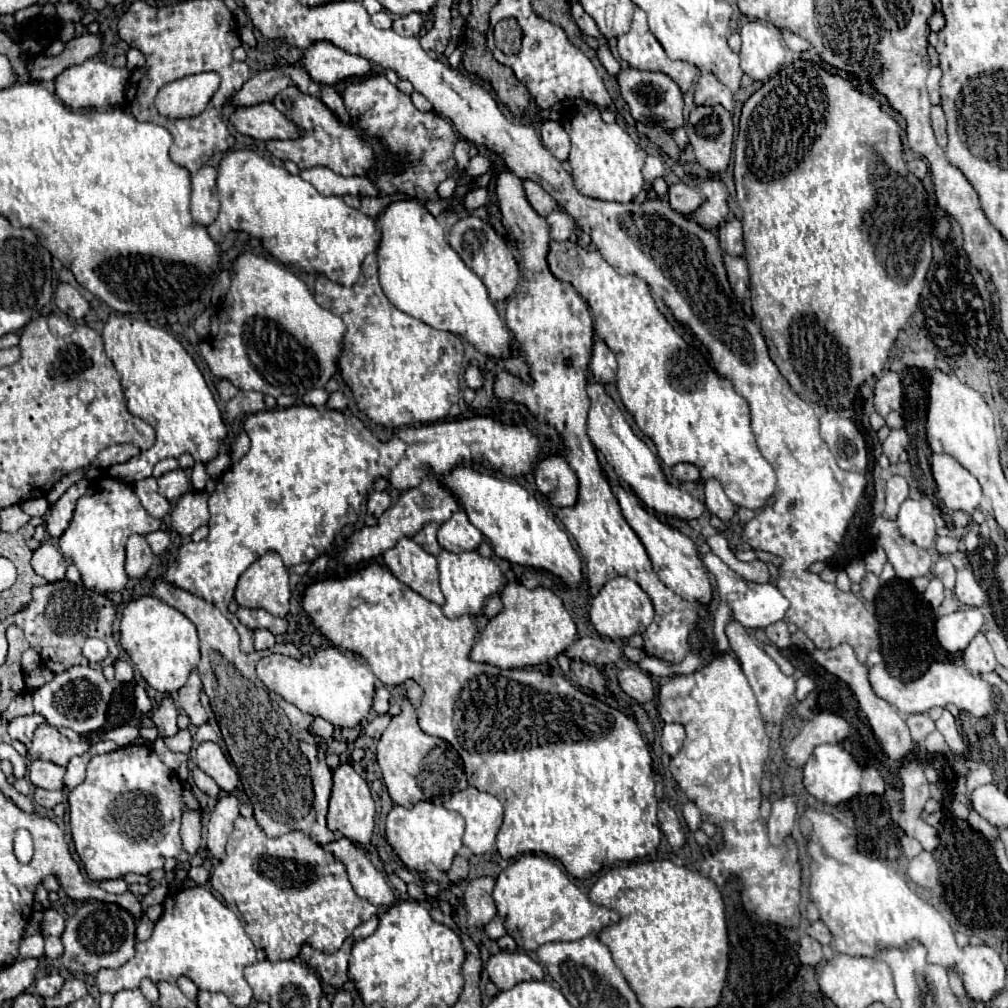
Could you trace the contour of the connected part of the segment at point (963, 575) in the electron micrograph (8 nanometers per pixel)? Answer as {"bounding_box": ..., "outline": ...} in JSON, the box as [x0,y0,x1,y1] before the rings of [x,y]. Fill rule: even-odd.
{"bounding_box":[955,567,987,607],"outline":[[[971,567],[959,569],[957,571],[957,583],[955,583],[955,597],[959,599],[961,605],[967,607],[979,607],[987,599],[985,591],[979,587],[979,583],[973,577]]]}

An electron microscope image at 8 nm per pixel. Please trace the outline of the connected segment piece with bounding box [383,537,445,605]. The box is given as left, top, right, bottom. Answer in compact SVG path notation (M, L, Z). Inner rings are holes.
M399 539L395 547L383 553L383 561L391 573L413 591L437 605L445 603L445 597L439 589L437 557L425 553L413 539Z

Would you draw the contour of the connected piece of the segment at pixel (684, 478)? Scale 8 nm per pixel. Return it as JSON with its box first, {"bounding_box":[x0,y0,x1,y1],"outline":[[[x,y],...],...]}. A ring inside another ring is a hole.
{"bounding_box":[673,463,701,483],"outline":[[[677,463],[673,467],[673,477],[679,479],[681,483],[691,483],[691,481],[697,481],[701,477],[701,471],[691,463]]]}

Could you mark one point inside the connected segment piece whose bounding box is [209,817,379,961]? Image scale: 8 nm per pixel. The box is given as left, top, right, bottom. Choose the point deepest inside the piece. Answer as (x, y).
(291, 892)

